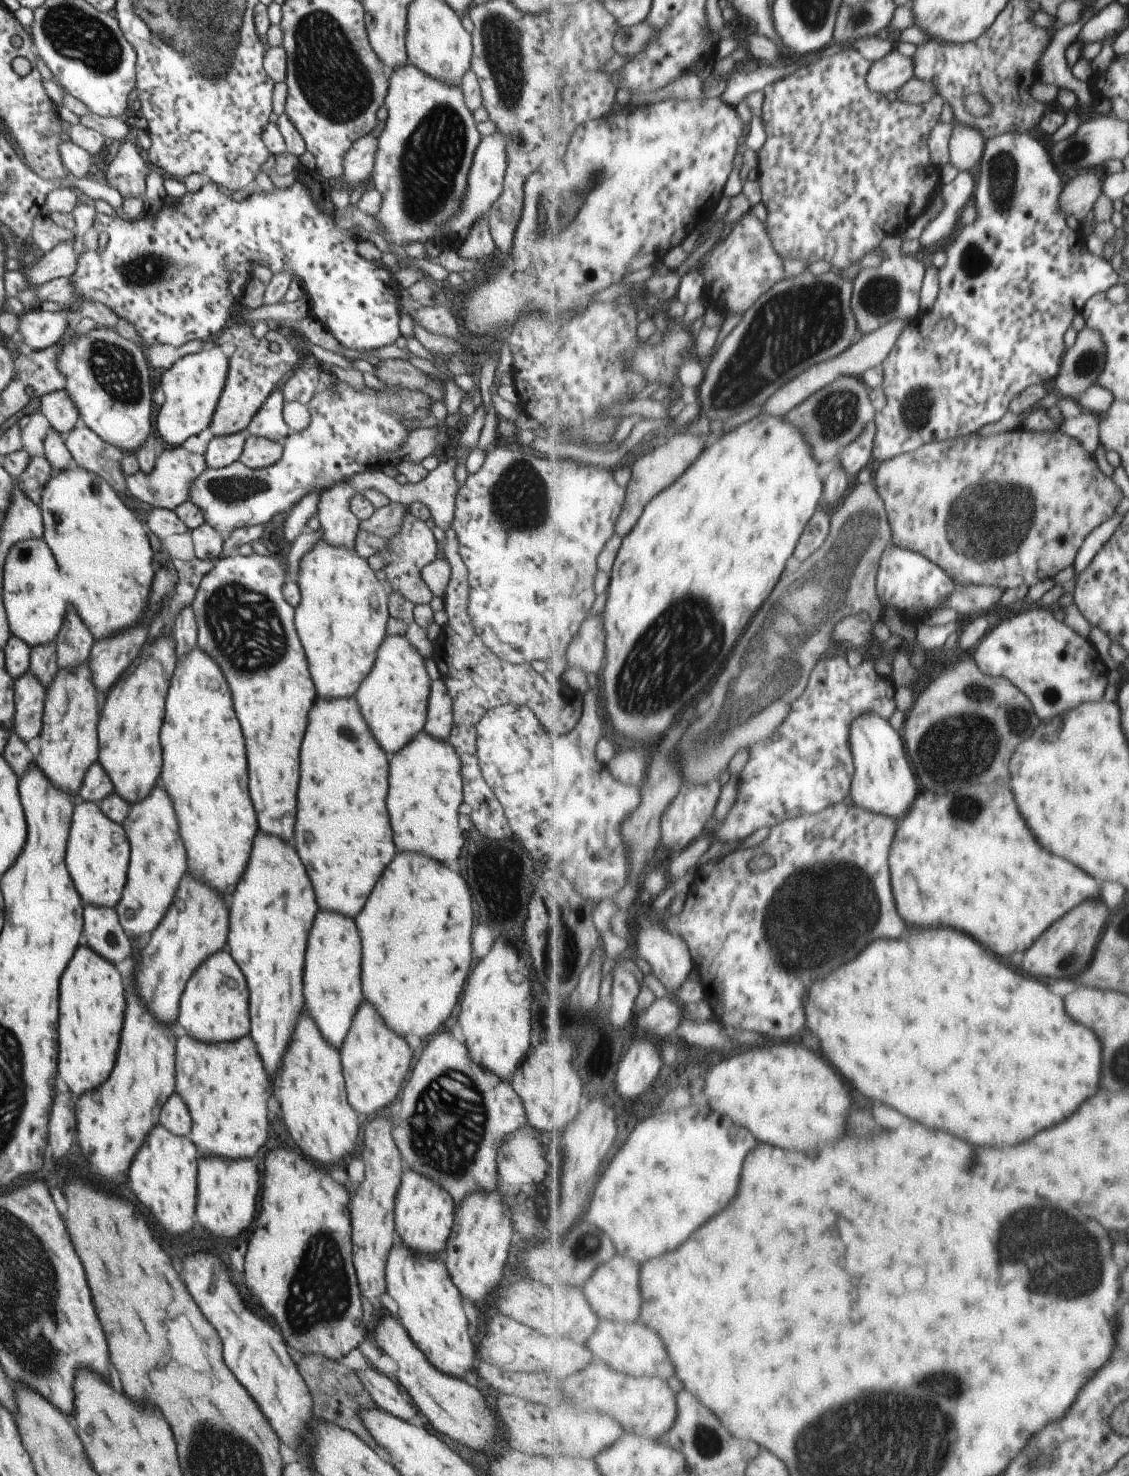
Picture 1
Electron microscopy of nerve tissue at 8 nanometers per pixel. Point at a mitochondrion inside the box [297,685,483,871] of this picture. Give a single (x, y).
(346, 731)

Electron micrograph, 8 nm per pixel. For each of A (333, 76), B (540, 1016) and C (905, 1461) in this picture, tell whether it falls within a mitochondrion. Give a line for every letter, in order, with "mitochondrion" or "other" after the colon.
A: mitochondrion
B: other
C: mitochondrion

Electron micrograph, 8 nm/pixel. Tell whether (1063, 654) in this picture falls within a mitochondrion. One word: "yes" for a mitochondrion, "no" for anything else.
no

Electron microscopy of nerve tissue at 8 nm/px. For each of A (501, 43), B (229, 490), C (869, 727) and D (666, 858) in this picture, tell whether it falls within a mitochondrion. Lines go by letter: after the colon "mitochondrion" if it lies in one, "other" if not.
A: mitochondrion
B: mitochondrion
C: other
D: other

